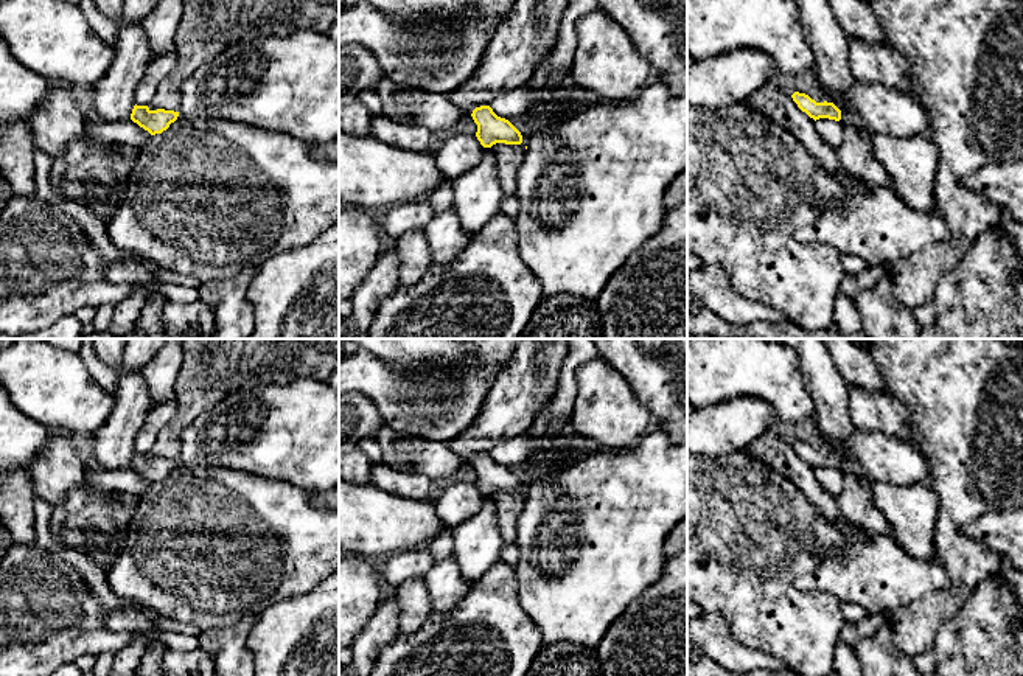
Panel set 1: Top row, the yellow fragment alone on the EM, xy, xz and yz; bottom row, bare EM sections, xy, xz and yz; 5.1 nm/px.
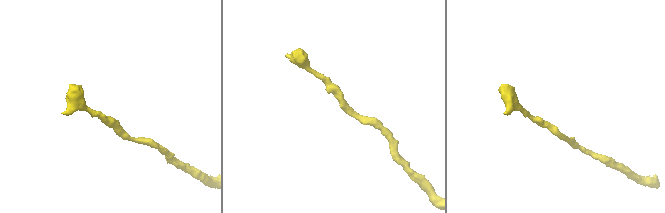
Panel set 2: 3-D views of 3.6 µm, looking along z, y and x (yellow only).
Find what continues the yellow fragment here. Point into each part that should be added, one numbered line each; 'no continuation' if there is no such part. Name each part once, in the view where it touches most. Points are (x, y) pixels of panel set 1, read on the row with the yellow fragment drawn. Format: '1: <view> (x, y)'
no continuation

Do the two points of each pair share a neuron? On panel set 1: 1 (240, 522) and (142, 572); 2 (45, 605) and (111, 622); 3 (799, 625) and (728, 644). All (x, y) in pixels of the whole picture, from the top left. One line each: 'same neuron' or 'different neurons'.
1: same neuron
2: different neurons
3: different neurons

